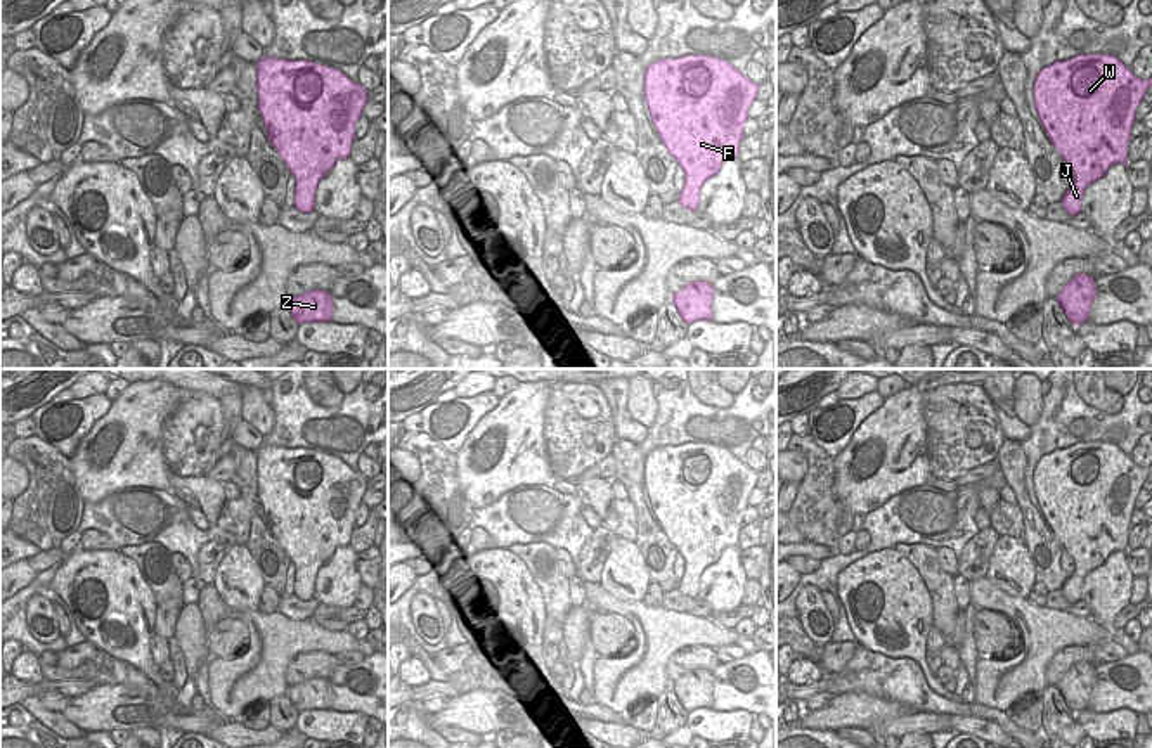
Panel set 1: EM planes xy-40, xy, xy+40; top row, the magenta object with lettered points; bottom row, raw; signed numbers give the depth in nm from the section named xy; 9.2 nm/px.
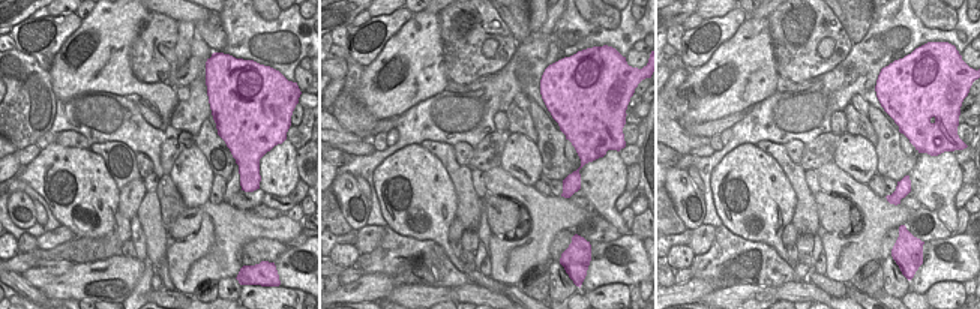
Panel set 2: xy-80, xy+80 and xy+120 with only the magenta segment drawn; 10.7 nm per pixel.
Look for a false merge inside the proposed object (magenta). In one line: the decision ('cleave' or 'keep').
cleave

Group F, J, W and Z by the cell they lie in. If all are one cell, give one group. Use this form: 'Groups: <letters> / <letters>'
Groups: F J W / Z

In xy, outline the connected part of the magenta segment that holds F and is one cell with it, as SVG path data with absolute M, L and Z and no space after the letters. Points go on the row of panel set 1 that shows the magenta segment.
M709 55L667 57L646 68L644 100L660 142L686 175L677 197L686 210L696 211L702 185L719 173L724 161L738 158L743 126L759 87L728 61Z

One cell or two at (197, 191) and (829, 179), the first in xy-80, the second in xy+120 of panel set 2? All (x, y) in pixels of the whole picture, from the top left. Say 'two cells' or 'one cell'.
two cells

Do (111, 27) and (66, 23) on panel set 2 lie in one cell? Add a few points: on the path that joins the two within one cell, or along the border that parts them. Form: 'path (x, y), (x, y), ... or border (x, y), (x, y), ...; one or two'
border (83, 20), (59, 51); two

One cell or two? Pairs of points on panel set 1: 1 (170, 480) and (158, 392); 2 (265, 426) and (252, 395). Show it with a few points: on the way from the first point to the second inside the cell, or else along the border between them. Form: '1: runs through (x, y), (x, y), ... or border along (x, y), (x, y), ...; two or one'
1: runs through (149, 457), (149, 414); one
2: runs through (264, 419), (253, 407), (253, 402); one

